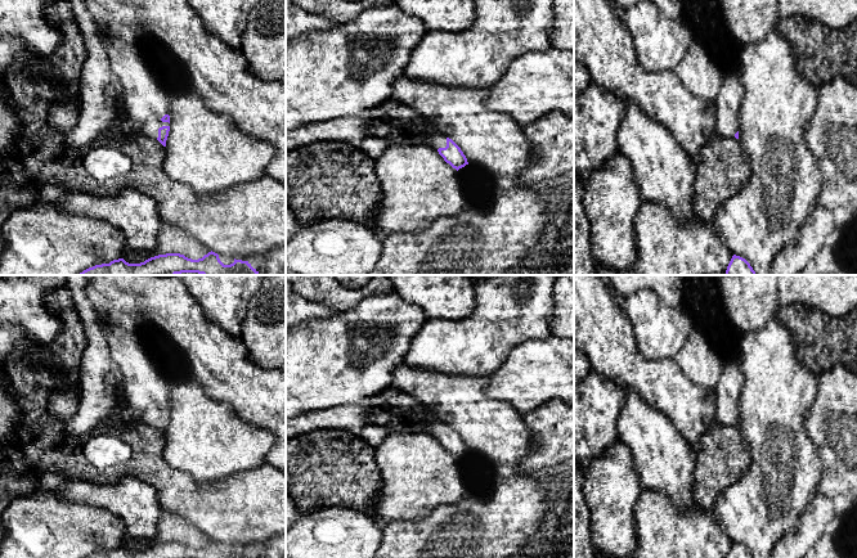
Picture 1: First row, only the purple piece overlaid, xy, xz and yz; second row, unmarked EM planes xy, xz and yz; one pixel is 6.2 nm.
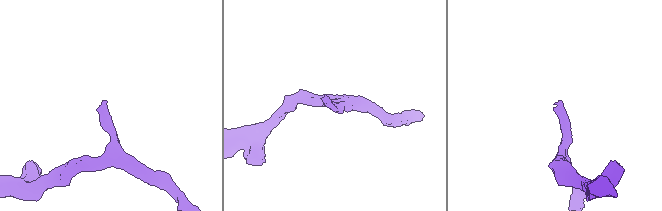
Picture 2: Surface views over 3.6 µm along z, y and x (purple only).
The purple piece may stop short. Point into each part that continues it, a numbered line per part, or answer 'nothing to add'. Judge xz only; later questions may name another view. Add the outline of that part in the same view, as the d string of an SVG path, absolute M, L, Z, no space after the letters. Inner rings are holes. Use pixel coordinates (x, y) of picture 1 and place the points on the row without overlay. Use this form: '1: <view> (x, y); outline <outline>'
1: xz (436, 427); outline M434 419L427 424L427 432L434 436L434 437L439 437L439 436L445 436L447 435L447 424L444 422L441 422L440 419Z

